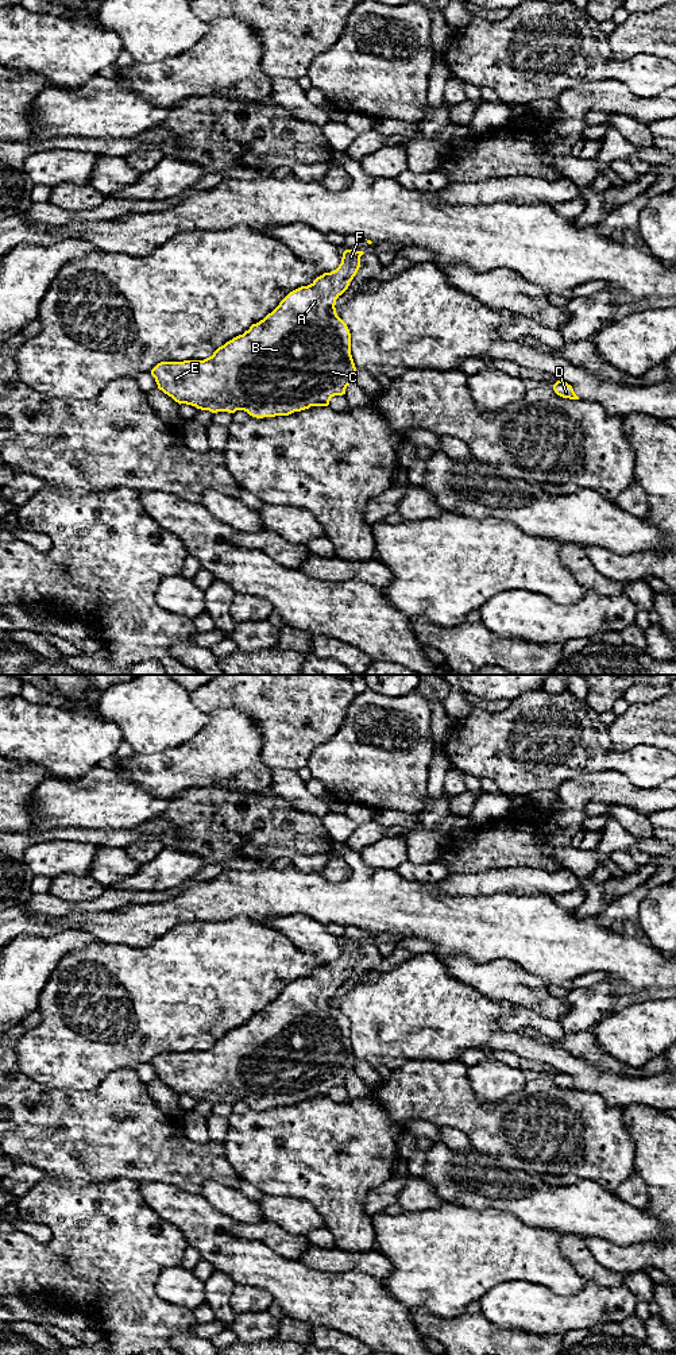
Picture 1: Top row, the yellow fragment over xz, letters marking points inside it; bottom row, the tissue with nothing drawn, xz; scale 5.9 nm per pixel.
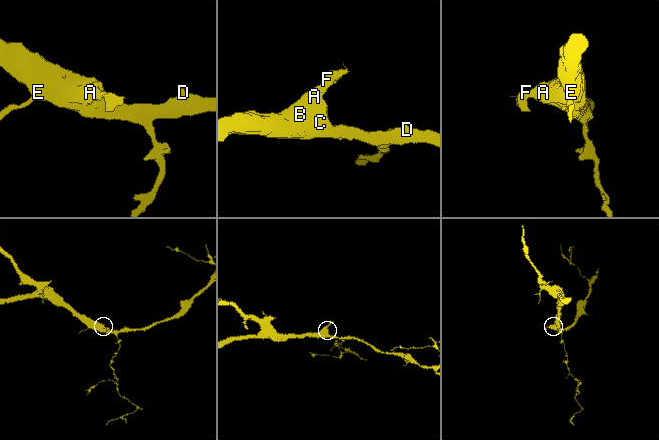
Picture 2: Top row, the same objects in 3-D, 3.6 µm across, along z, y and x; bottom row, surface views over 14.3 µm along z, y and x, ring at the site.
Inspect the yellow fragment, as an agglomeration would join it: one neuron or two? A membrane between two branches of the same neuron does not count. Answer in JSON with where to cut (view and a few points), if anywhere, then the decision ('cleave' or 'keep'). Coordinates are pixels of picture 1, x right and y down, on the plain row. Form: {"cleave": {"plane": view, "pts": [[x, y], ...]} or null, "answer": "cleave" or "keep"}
{"cleave": null, "answer": "keep"}

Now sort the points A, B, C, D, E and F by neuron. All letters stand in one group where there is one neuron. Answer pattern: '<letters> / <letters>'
A B C D E F

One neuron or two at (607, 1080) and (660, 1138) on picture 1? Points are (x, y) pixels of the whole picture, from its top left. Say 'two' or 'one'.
two

